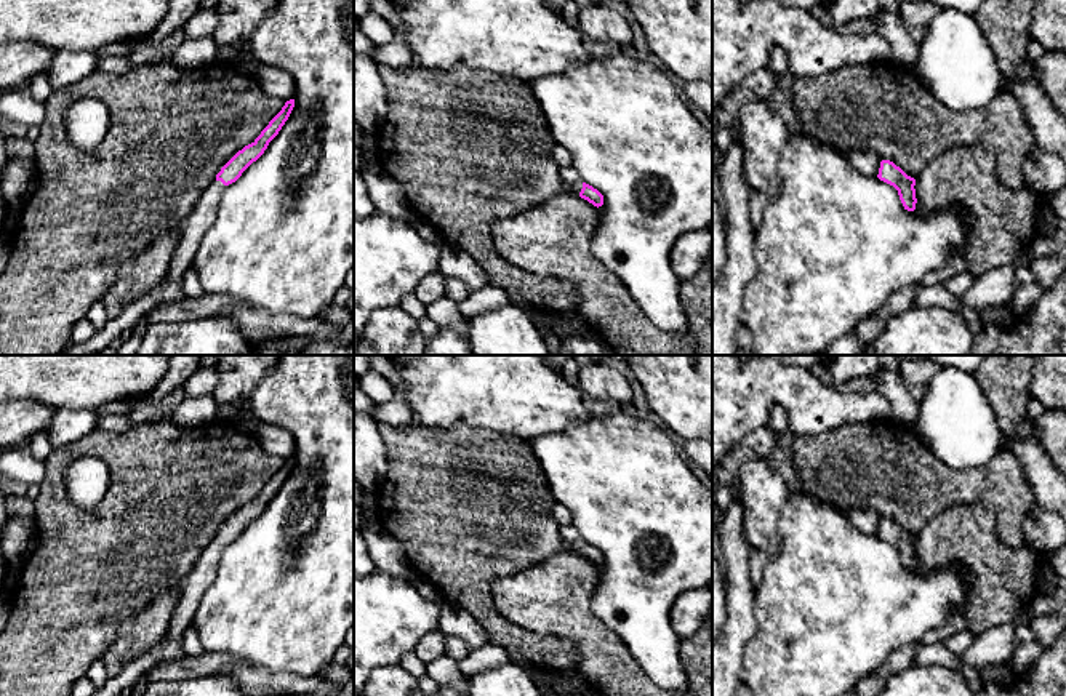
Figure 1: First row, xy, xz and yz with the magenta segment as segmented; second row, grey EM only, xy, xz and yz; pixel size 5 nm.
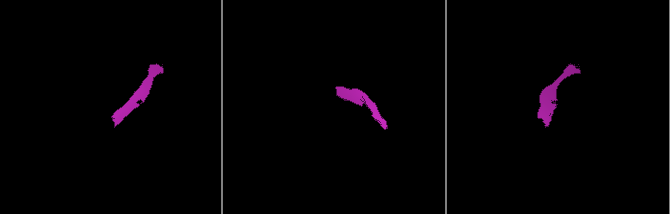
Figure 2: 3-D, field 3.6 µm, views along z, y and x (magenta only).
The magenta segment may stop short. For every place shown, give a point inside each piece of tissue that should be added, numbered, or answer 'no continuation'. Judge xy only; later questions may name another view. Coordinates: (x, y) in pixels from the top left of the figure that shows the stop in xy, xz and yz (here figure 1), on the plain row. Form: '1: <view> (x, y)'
1: xy (202, 575)

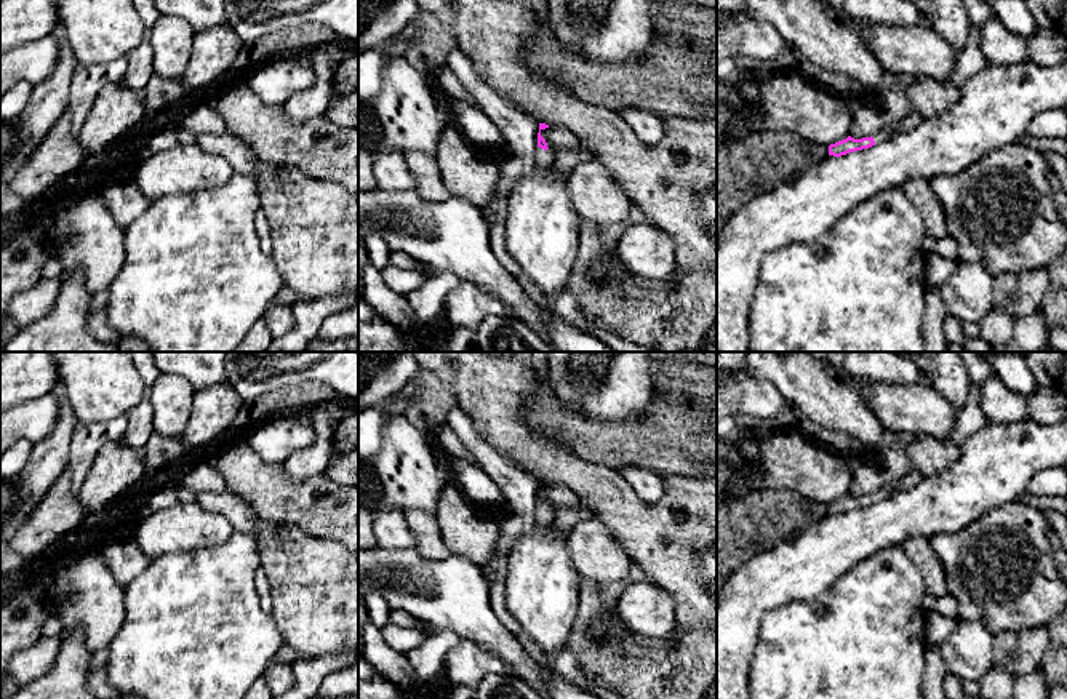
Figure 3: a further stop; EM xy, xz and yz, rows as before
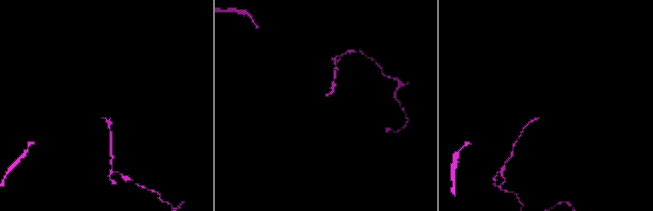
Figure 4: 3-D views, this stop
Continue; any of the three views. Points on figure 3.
1: xz (544, 517)

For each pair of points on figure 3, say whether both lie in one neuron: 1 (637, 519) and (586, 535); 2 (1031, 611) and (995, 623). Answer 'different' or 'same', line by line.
1: different
2: same

